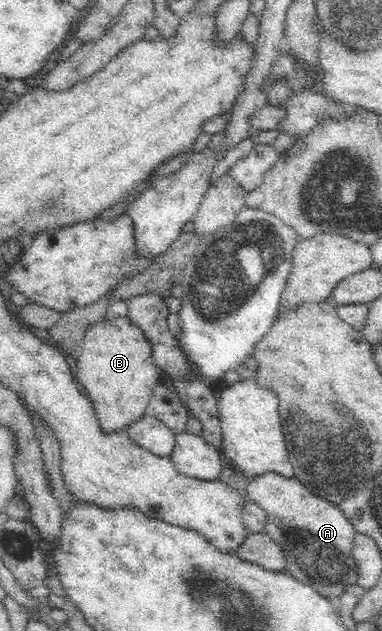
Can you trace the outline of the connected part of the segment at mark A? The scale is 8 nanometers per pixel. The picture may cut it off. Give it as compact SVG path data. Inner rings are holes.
M275 472L250 478L247 491L247 499L265 511L264 531L281 546L287 565L284 571L332 602L338 602L349 585L358 584L360 565L353 553L353 542L357 531L346 513L333 502L333 498L315 495L297 478L286 478Z

